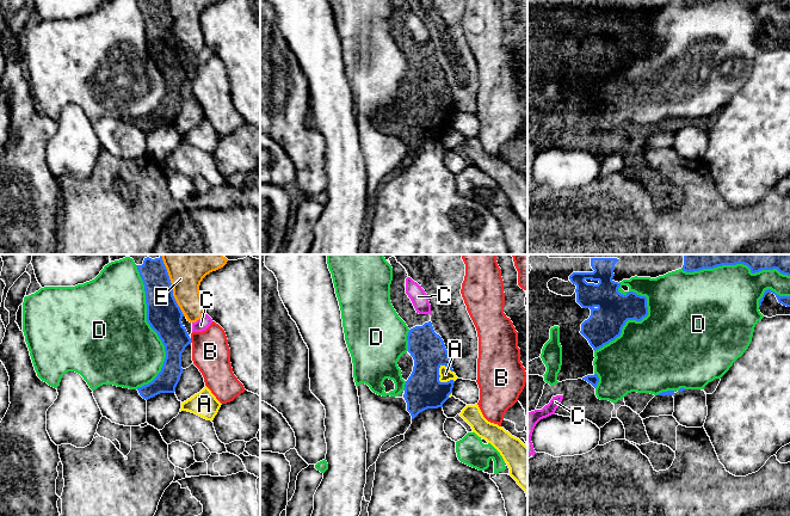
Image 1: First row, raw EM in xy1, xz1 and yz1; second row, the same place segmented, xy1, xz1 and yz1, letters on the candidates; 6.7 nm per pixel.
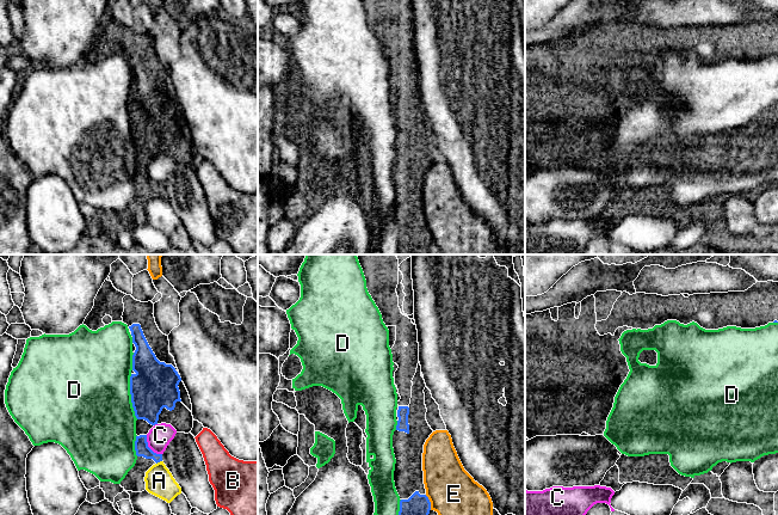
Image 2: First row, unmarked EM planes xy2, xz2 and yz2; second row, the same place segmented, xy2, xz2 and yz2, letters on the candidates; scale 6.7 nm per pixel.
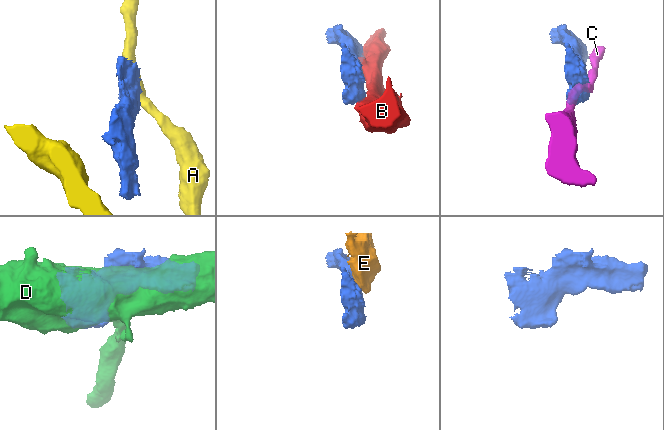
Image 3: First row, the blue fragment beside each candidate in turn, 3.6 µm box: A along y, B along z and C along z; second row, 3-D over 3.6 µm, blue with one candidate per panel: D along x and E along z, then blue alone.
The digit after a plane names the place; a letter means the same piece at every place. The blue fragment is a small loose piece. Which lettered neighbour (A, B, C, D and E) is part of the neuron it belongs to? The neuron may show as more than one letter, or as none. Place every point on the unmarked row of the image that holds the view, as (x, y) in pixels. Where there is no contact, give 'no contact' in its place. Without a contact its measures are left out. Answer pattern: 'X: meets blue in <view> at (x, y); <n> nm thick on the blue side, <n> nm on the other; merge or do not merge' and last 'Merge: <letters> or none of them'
A: meets blue in xz1 at (438, 112); 260 nm thick on the blue side, 80 nm on the other; do not merge
B: meets blue in xy1 at (190, 73); 240 nm thick on the blue side, 260 nm on the other; do not merge
C: meets blue in xy2 at (148, 179); 100 nm thick on the blue side, 160 nm on the other; do not merge
D: meets blue in xy1 at (154, 62); 240 nm thick on the blue side, 480 nm on the other; do not merge
E: meets blue in xy1 at (172, 24); 240 nm thick on the blue side, 190 nm on the other; do not merge
Merge: none of them

